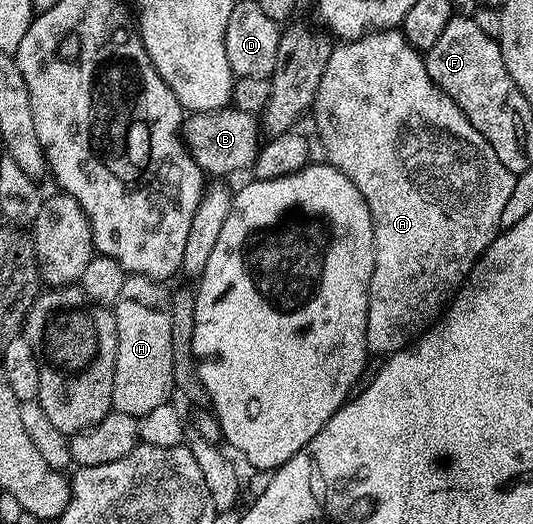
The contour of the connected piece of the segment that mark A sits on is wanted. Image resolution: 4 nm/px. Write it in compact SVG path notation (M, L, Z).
M372 30L366 36L358 36L356 40L345 40L336 43L332 47L329 54L329 62L325 62L325 74L321 74L321 86L317 86L317 94L313 105L313 116L315 112L315 128L319 131L319 140L323 143L323 152L326 163L332 164L337 170L341 170L341 174L345 174L345 178L349 178L349 182L353 182L353 186L357 186L357 190L361 190L361 198L365 198L365 206L369 206L369 214L373 222L373 274L369 282L369 294L367 295L367 351L375 354L375 352L383 352L382 354L390 354L392 352L400 352L401 349L408 347L412 342L419 339L436 320L439 319L441 313L451 303L452 296L458 292L459 287L463 285L464 280L471 275L471 268L479 261L479 255L484 252L490 244L495 241L495 237L499 235L501 229L501 214L505 211L505 202L509 202L509 194L513 194L513 186L515 185L516 173L510 172L505 166L501 166L501 158L497 158L493 146L489 146L489 142L485 142L485 138L481 138L481 134L477 134L477 130L473 130L473 122L469 122L469 118L465 118L465 114L449 99L444 92L439 89L429 78L427 73L427 62L424 53L418 48L414 48L409 41L403 37L402 31L399 30Z

